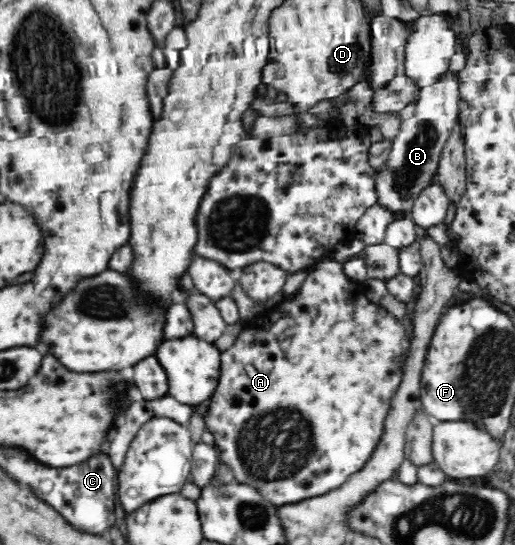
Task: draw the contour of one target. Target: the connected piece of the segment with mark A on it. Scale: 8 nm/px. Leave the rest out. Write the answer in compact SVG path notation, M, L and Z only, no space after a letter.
M330 259L319 260L296 293L276 308L265 309L261 314L250 319L233 346L220 355L221 378L204 411L208 439L218 452L220 465L227 465L233 471L234 481L239 485L252 487L273 506L299 503L299 501L305 501L307 497L319 497L334 489L339 489L348 477L365 467L382 439L391 399L395 391L399 389L406 371L411 337L409 325L397 320L383 307L376 306L367 297L365 290L363 283L356 282L345 274L340 263Z

